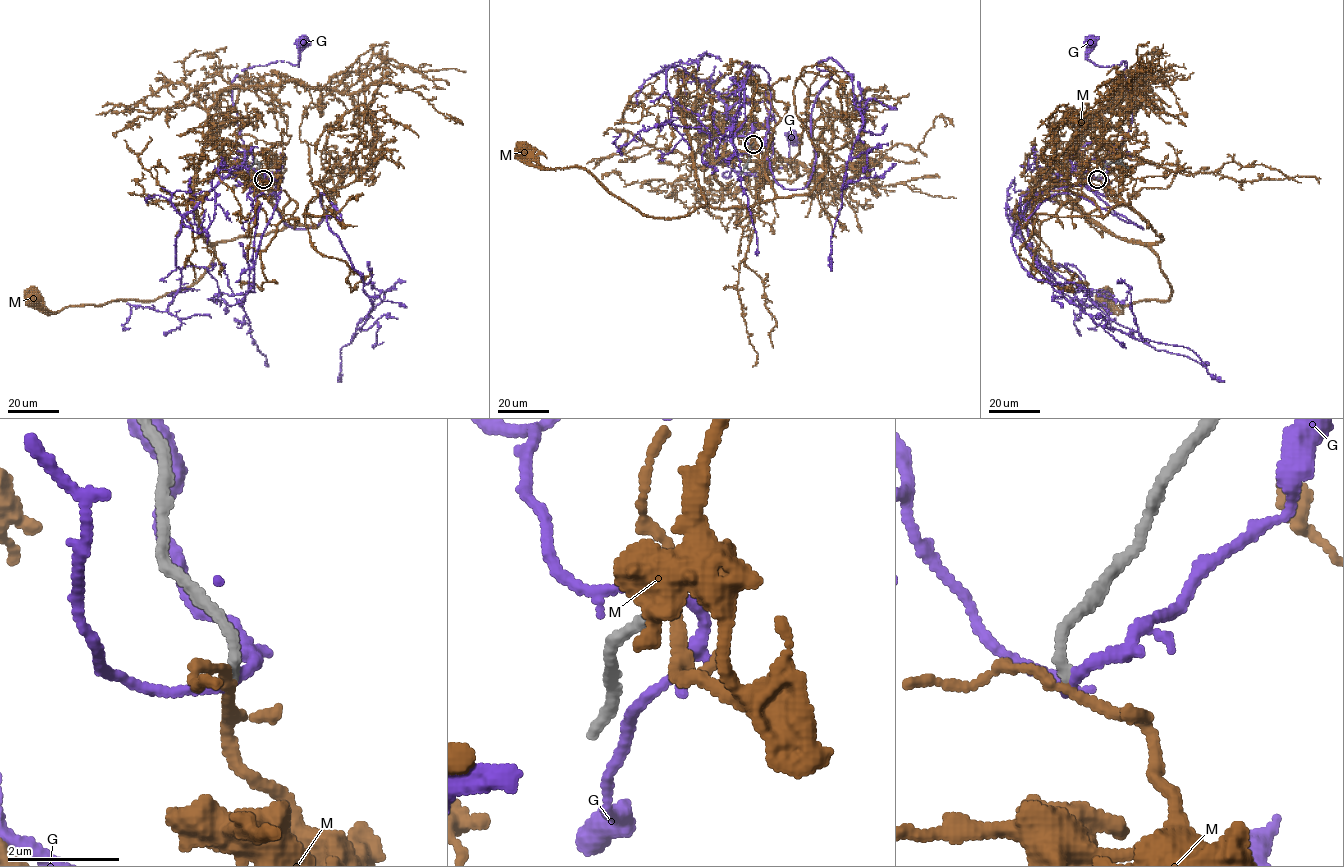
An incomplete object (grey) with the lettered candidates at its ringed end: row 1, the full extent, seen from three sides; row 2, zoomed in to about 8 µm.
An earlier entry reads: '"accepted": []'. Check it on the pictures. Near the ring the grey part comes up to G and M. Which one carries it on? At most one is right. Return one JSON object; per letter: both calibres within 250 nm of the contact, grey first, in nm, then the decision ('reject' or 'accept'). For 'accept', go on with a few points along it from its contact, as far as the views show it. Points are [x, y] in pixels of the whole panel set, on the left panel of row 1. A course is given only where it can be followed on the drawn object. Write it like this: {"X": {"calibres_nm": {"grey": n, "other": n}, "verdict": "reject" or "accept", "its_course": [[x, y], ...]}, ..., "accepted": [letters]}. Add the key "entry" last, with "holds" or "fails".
{"G": {"calibres_nm": {"grey": 190, "other": 160}, "verdict": "reject"}, "M": {"calibres_nm": {"grey": 190, "other": 160}, "verdict": "accept", "its_course": [[263, 179], [284, 225], [218, 240], [212, 264], [186, 287], [151, 299], [68, 305], [49, 314], [35, 295]]}, "accepted": ["M"], "entry": "fails"}

